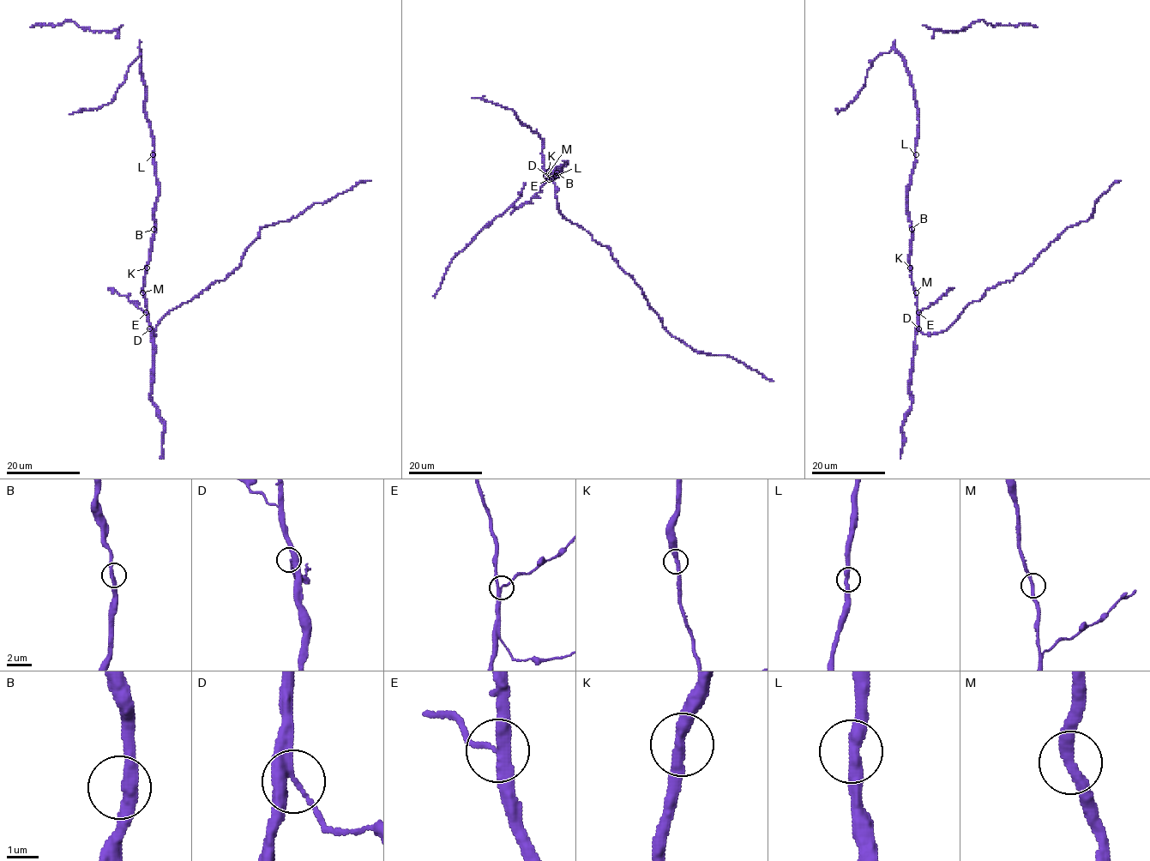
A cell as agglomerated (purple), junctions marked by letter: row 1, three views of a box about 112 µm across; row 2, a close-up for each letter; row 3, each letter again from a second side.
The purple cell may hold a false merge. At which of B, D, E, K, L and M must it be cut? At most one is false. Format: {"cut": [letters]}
{"cut": ["E"]}

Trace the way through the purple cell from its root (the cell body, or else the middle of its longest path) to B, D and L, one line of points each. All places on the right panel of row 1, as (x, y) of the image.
B: (911, 267), (912, 229)
D: (911, 267), (912, 284), (918, 300), (918, 328)
L: (911, 267), (912, 231), (907, 192), (916, 154)

